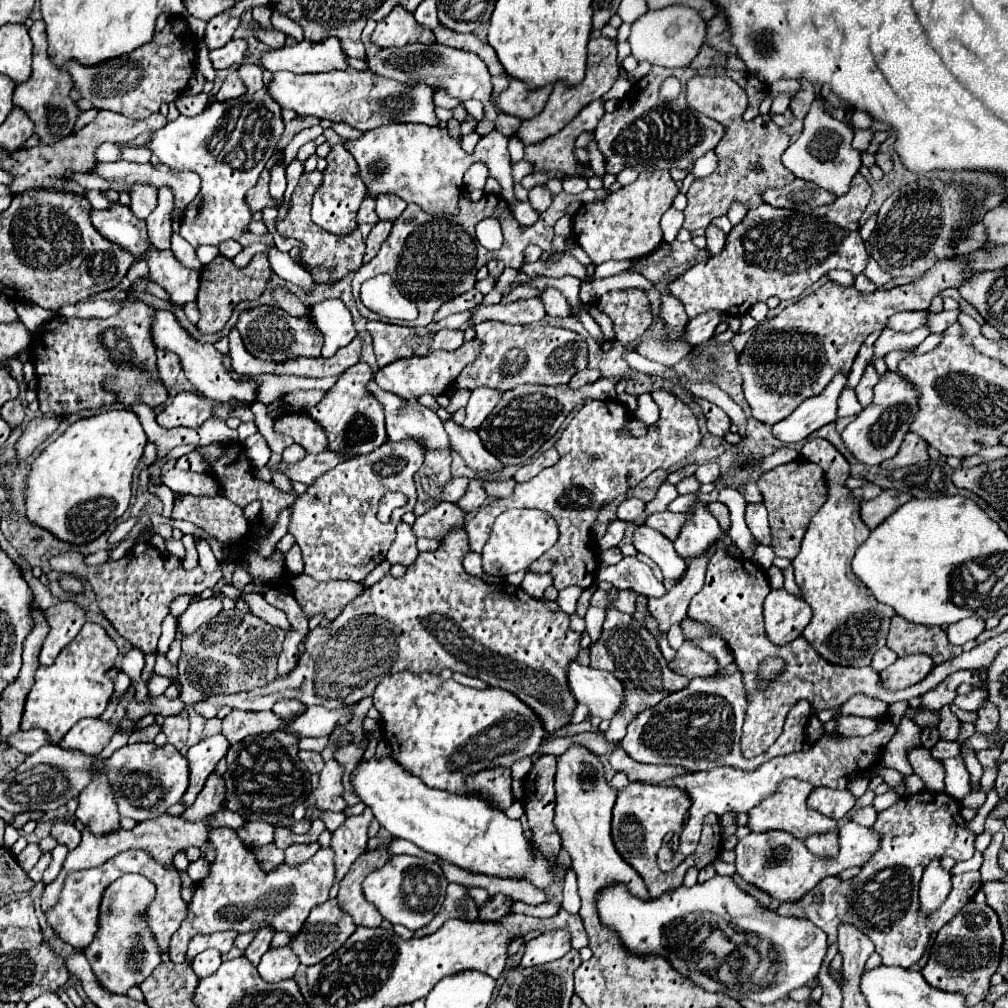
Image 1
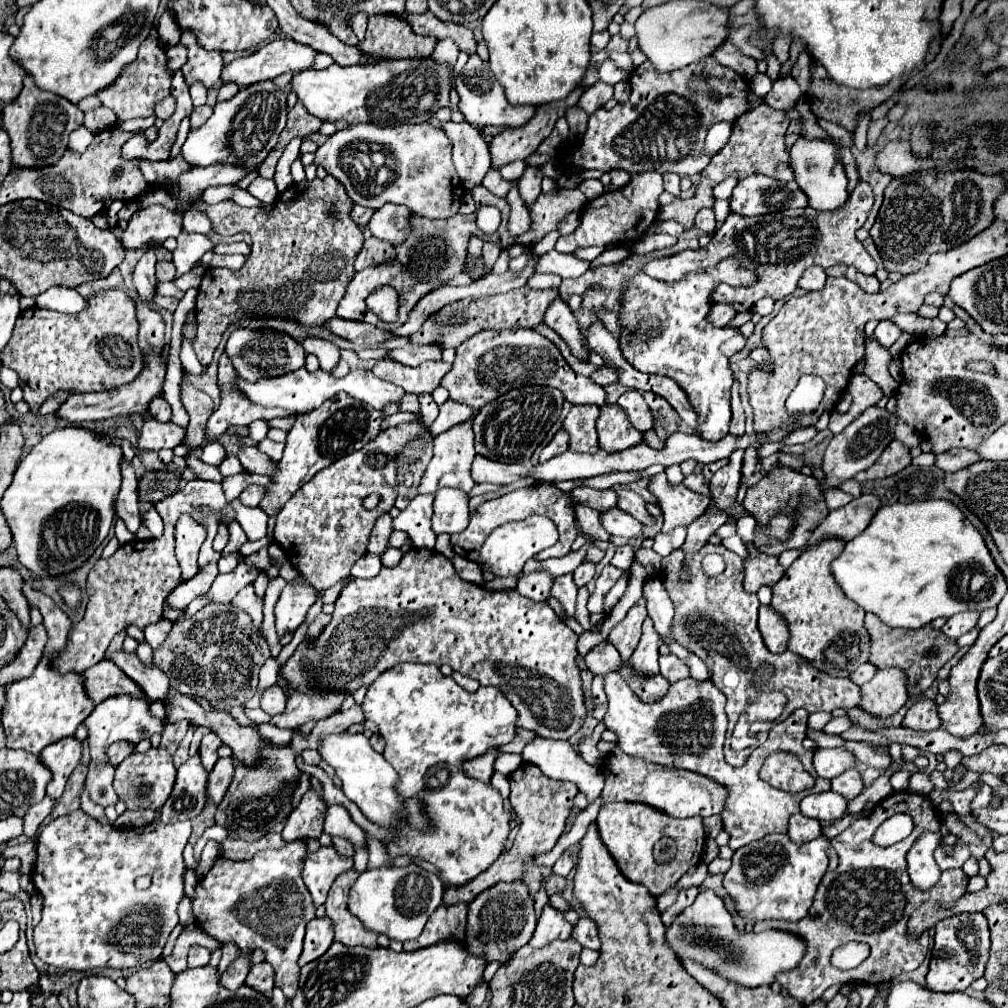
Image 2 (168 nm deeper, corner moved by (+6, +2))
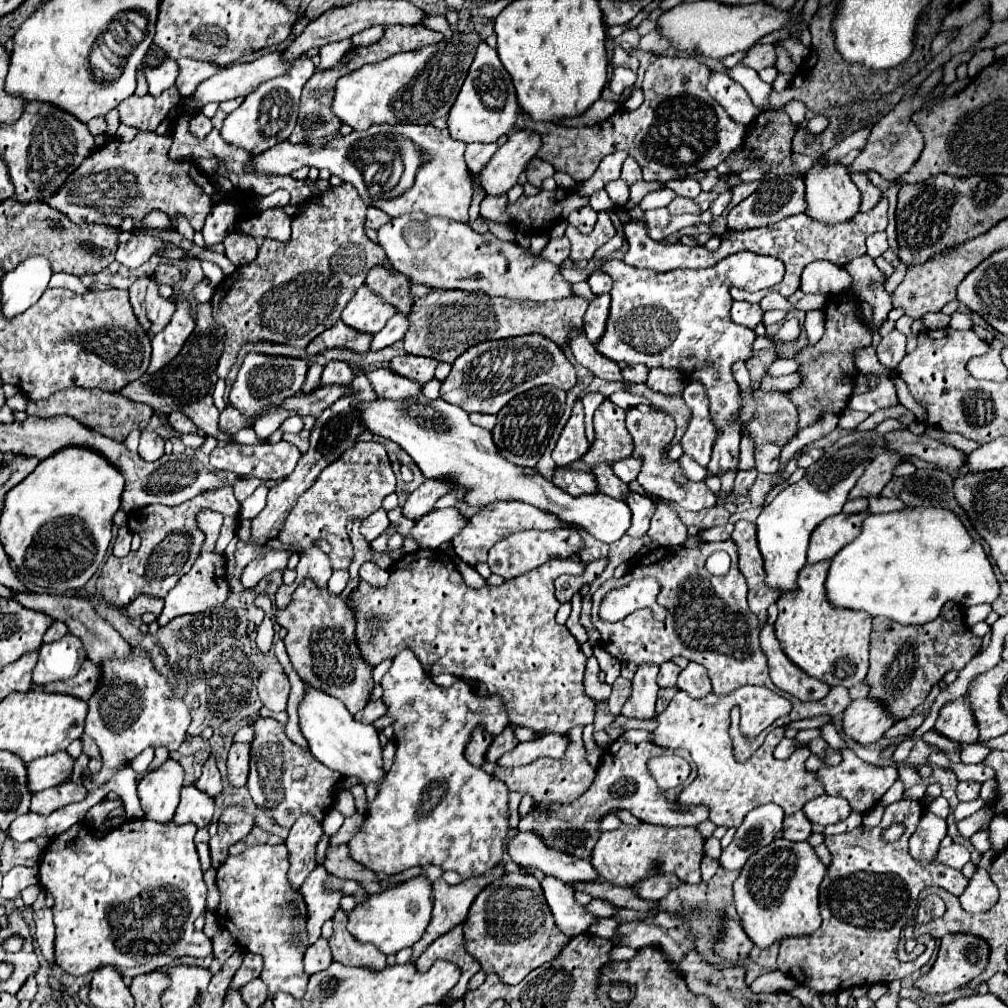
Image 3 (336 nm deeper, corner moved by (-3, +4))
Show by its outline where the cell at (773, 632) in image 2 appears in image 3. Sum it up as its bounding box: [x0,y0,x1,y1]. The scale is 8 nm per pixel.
[761,621,829,701]

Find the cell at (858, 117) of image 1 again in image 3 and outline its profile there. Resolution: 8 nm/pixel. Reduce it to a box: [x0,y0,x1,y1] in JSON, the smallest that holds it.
[825,128,870,167]

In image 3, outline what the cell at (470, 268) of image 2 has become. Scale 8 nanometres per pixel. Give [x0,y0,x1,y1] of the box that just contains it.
[379,211,573,301]

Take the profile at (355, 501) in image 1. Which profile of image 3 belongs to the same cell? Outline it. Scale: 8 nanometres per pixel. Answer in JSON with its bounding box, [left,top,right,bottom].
[277,441,395,571]

